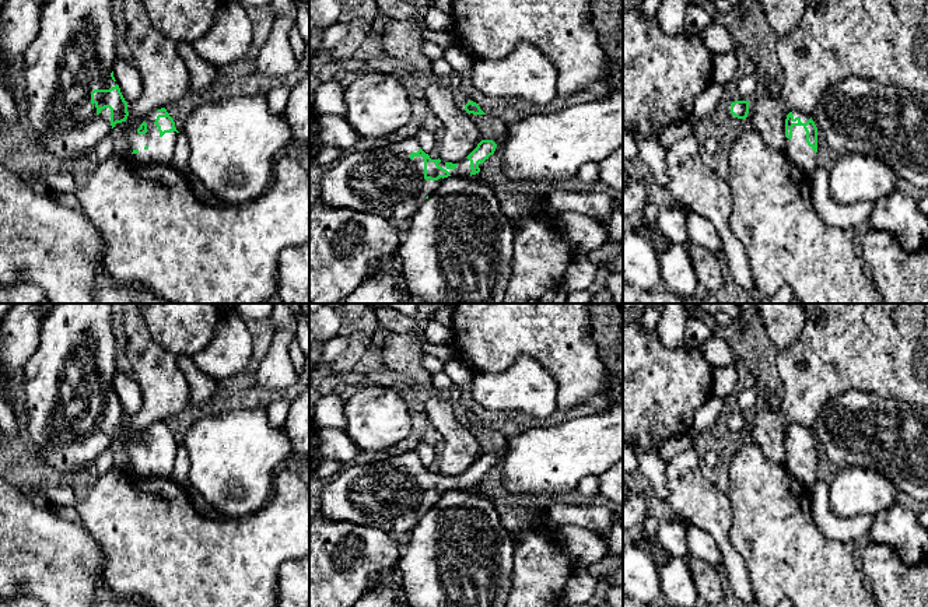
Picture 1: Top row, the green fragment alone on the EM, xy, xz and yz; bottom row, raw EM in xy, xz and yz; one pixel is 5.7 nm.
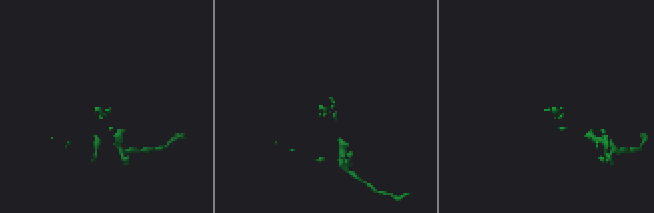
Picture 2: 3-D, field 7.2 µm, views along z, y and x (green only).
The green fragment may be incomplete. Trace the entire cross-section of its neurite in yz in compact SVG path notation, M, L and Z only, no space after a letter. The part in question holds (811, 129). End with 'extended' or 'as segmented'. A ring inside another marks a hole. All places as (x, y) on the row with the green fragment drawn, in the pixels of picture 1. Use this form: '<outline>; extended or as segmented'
M799 110L789 112L785 119L784 152L802 172L810 175L816 166L817 127L812 117Z; extended

